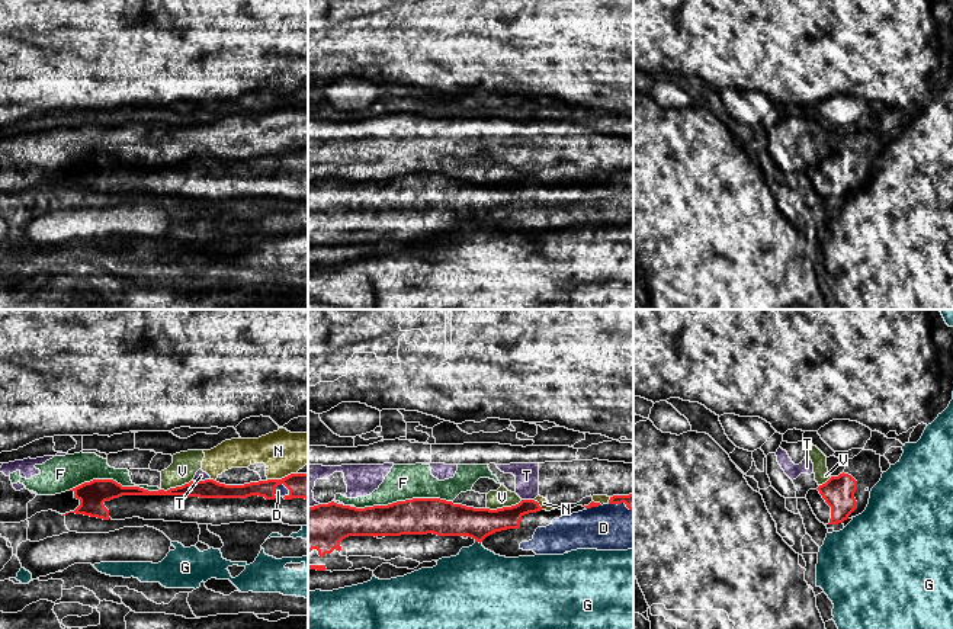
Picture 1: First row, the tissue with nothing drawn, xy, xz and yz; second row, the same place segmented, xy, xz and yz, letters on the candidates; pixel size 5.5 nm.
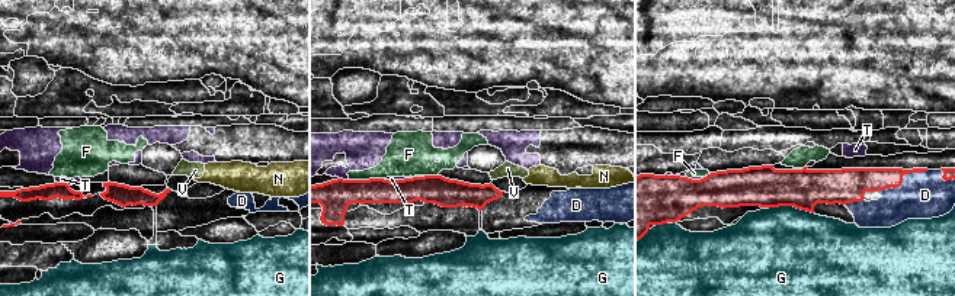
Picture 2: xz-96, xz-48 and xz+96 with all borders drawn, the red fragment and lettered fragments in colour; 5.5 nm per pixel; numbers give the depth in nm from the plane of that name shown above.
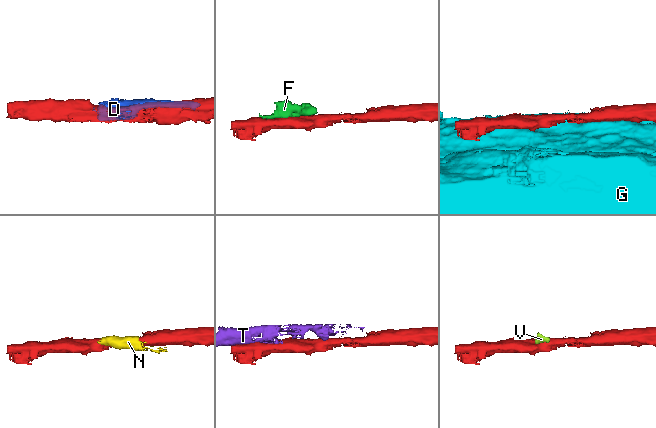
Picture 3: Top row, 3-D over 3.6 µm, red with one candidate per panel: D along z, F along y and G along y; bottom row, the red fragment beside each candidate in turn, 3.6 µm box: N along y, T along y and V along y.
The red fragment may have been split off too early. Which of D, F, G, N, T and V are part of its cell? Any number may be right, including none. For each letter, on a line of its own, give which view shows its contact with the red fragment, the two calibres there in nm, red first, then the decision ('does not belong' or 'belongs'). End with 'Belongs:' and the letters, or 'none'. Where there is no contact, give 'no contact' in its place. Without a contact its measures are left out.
D: xy | 140/70 nm | belongs
F: xz | 200/190 nm | does not belong
G: xz | 200/400 nm | does not belong
N: xy | 140/240 nm | does not belong
T: xy | 110/60 nm | does not belong
V: xz | 170/100 nm | does not belong
Belongs: D

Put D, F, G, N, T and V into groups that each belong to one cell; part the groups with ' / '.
D / F N T V / G

